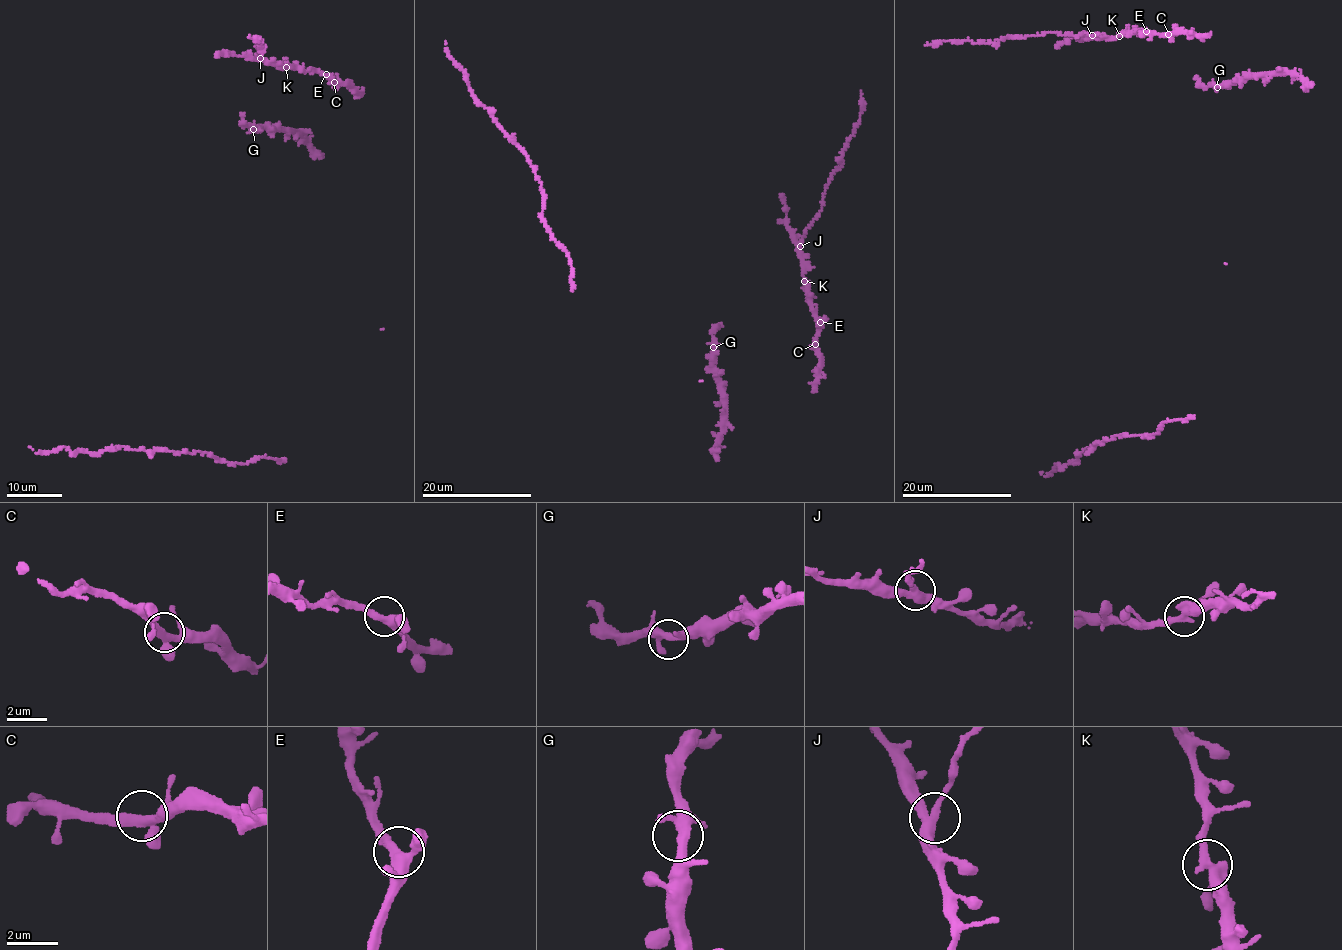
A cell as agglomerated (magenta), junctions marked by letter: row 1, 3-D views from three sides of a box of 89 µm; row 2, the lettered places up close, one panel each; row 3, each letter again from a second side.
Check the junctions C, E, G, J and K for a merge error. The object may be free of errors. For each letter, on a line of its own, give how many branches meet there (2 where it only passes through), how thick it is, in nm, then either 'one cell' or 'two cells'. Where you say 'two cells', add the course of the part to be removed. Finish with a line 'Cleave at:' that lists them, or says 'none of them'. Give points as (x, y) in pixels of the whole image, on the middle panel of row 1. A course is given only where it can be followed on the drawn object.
C: 3 branches meet; 340 nm thick; one cell
E: 3 branches meet; 340 nm thick; one cell
G: 3 branches meet; 340 nm thick; one cell
J: 3 branches meet; 340 nm thick; two cells; foreign part runs (799, 245), (805, 228), (819, 211), (828, 182), (843, 160), (842, 150), (859, 122), (860, 90)
K: 3 branches meet; 360 nm thick; one cell
Cleave at: J

